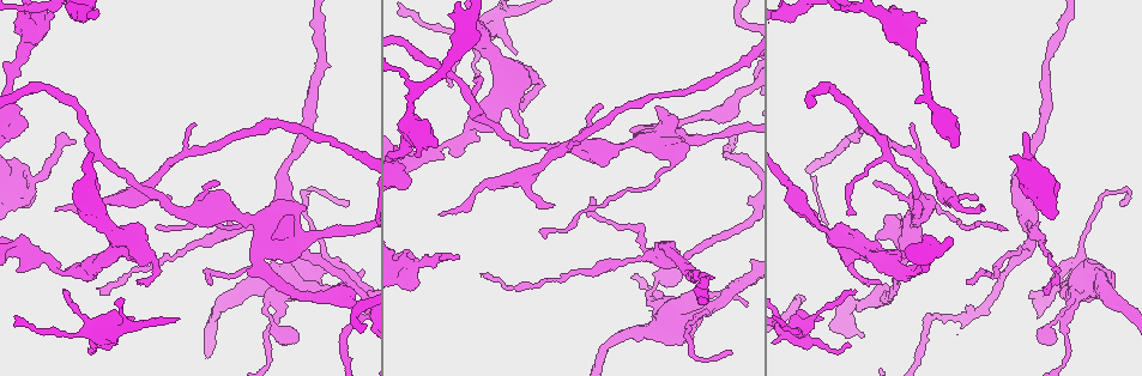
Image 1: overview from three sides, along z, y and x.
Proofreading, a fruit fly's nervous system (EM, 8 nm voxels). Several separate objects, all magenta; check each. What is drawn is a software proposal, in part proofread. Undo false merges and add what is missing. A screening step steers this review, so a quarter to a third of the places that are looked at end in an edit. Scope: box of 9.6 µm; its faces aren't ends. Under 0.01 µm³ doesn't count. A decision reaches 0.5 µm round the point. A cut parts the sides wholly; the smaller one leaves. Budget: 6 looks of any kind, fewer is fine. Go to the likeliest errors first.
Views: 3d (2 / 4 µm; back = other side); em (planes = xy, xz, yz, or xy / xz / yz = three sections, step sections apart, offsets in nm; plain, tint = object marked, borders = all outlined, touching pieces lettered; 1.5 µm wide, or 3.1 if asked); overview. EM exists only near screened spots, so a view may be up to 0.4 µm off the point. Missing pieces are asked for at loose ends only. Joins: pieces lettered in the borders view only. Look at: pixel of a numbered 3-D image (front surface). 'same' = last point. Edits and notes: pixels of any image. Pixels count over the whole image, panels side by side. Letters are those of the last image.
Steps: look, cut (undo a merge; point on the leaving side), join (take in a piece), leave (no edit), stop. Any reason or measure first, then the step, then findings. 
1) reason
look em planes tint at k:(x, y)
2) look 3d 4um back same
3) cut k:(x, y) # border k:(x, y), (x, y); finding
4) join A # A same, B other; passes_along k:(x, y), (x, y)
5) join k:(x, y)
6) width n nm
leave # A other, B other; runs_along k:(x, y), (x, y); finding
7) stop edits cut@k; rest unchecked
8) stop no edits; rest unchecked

thin end
look 3d 2um at 1:(57, 208)

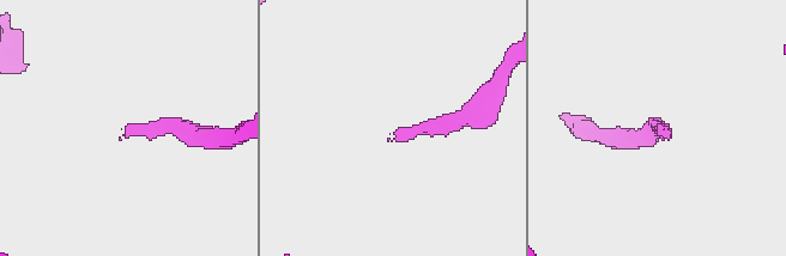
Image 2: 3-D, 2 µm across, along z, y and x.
now the EM
look em planes borders at 2:(127, 137)

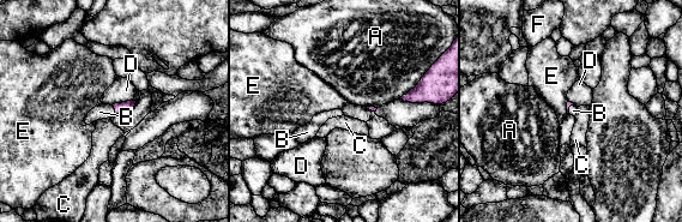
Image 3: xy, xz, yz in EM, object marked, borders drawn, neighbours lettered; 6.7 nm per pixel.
join B # A other, B same, C other, D other, E other, F other; passes_along 3:(122, 107), (115, 110), (100, 112); the neuron continues

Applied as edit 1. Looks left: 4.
branch stops here
look 3d 2um at 1:(913, 125)

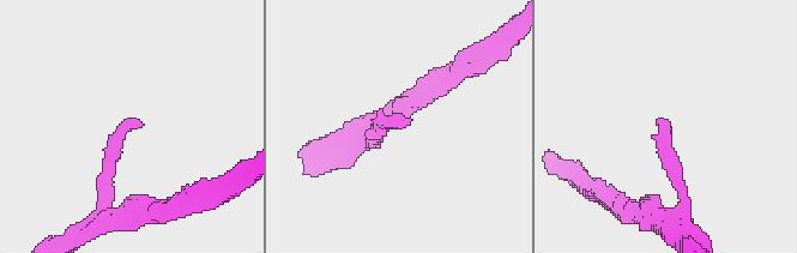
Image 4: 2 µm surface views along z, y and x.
need the tissue
look em planes tint at 4:(140, 127)

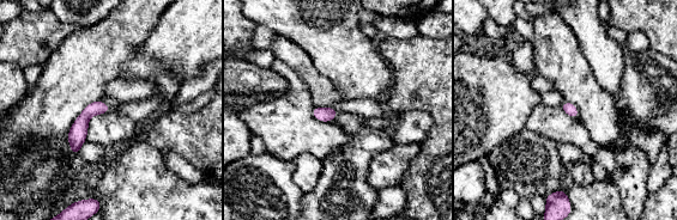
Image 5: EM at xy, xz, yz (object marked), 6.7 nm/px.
look em planes borders same

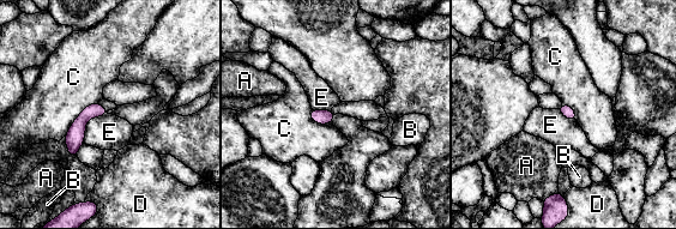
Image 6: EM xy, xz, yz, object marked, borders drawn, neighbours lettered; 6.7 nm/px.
leave # A other, B other, C other, D other, E other; border 6:(107, 113), (86, 122), (83, 143); none of them fits

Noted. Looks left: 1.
stop edits join@3; rest unchecked

